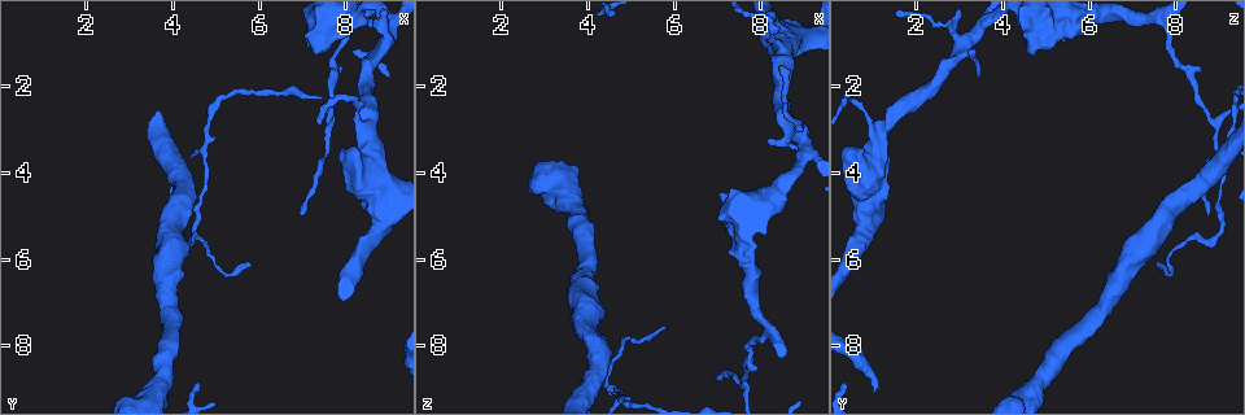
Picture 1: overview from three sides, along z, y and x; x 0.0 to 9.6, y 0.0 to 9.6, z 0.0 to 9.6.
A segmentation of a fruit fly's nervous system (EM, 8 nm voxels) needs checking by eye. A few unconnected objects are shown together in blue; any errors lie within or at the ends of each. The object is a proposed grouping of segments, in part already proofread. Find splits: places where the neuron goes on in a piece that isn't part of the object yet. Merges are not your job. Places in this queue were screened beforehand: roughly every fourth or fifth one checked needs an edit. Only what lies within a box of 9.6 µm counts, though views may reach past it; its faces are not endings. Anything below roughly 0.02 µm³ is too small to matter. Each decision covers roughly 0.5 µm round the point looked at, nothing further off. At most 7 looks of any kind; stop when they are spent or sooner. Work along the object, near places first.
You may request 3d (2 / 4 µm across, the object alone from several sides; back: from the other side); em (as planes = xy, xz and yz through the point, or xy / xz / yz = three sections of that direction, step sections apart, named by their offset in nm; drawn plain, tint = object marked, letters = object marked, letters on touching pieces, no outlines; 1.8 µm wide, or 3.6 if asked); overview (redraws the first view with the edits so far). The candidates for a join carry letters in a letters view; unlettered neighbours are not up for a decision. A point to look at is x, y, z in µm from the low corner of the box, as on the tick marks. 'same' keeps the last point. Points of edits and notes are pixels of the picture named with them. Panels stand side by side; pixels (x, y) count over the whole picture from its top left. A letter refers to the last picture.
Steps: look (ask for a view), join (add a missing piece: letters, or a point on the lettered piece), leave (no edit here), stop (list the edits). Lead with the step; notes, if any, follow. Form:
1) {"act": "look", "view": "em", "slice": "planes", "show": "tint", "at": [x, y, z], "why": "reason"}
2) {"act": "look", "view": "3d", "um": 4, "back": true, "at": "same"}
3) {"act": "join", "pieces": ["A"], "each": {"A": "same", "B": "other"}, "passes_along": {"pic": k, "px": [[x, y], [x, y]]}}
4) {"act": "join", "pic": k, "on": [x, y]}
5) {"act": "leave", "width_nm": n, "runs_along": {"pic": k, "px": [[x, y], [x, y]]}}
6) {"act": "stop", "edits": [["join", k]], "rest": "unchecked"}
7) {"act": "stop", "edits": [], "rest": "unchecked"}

{"act": "look", "view": "em", "slice": "xz", "step": 16, "show": "letters", "at": [7.15, 1.00, 5.20], "why": "stops while still wide"}

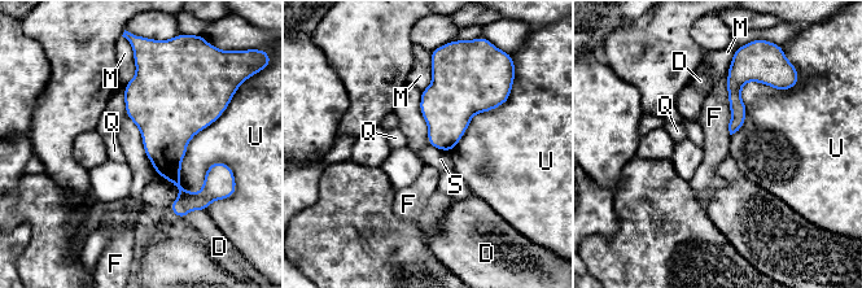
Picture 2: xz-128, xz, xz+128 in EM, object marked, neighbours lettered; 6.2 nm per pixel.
{"act": "look", "view": "em", "slice": "planes", "show": "letters", "at": "same"}

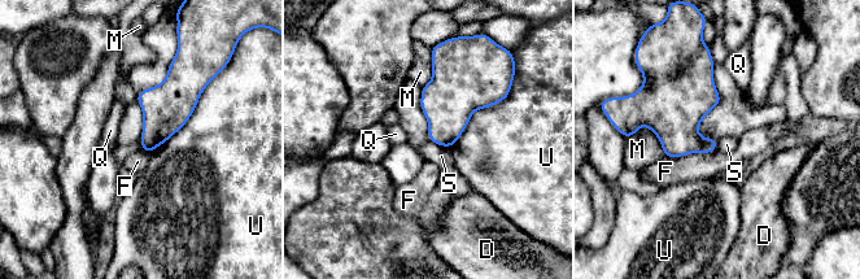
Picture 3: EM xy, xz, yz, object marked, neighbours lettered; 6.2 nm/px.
{"act": "leave", "each": {"D": "other", "F": "other", "M": "other", "Q": "other", "S": "other", "U": "other"}, "border": {"pic": 3, "px": [[428, 139], [449, 148]]}, "found": "none of them fits"}

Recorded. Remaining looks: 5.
{"act": "look", "view": "3d", "um": 2, "at": [9.05, 1.80, 3.45], "why": "free end"}

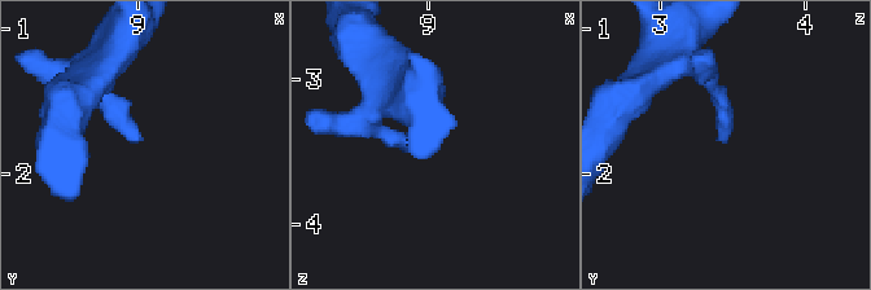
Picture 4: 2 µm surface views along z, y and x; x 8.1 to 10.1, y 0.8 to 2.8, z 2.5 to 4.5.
{"act": "look", "view": "em", "slice": "xy", "step": 4, "show": "plain", "at": [9.00, 1.80, 3.42], "why": "need the tissue"}

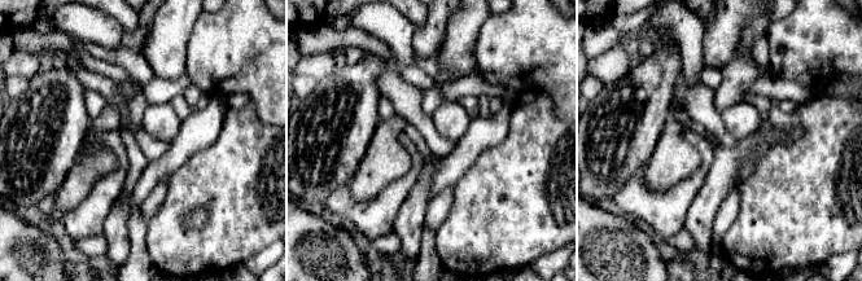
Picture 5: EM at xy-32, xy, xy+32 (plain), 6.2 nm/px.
{"act": "look", "view": "em", "slice": "xy", "step": 4, "show": "letters", "at": "same"}

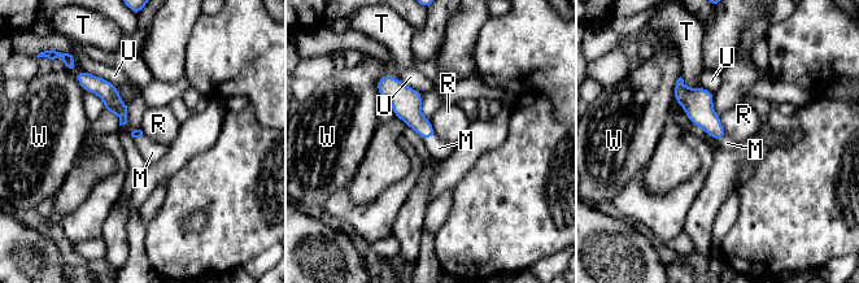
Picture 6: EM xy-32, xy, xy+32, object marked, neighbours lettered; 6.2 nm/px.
{"act": "join", "pieces": ["M"], "each": {"M": "same", "R": "other", "T": "other", "U": "other", "W": "other"}, "passes_along": {"pic": 6, "px": [[406, 105], [430, 138], [439, 148]]}, "found": "the neuron continues"}

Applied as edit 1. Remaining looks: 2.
{"act": "look", "view": "em", "slice": "planes", "show": "tint", "at": [7.60, 2.80, 8.90], "why": "sharp bend"}

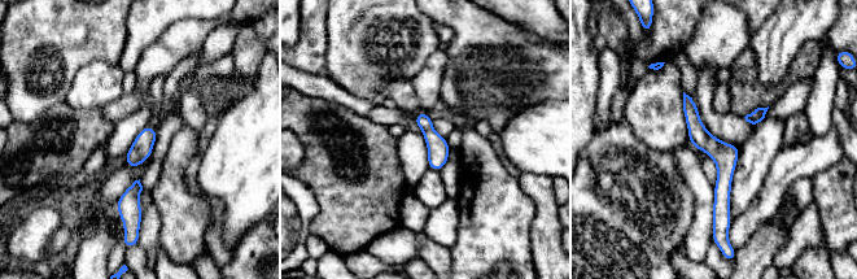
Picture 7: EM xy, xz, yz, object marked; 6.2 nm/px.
{"act": "look", "view": "em", "slice": "planes", "show": "letters", "at": "same"}

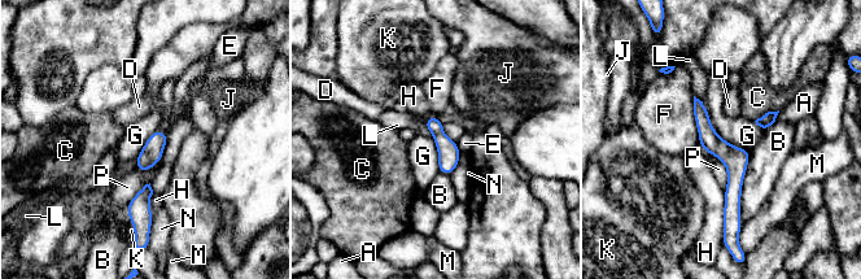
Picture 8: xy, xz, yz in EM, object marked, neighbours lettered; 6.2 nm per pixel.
{"act": "leave", "width_nm": 130, "longest_contact_nm": ["B", 440], "each": {"A": "other", "B": "other", "C": "other", "D": "other", "E": "other", "F": "other", "G": "other", "H": "other", "J": "other", "K": "other", "L": "other", "M": "other", "N": "other", "P": "other"}, "found": "none of them fits"}

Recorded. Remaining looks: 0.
{"act": "stop", "edits": [["join", 6]], "rest": "unchecked"}

